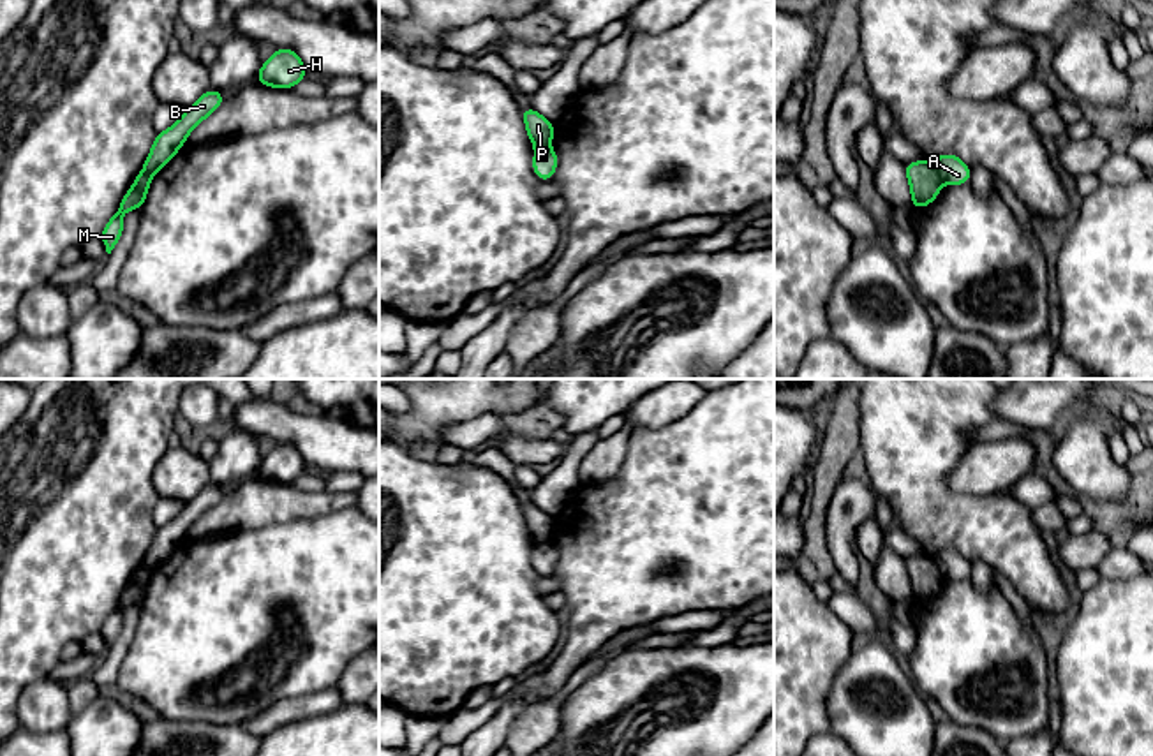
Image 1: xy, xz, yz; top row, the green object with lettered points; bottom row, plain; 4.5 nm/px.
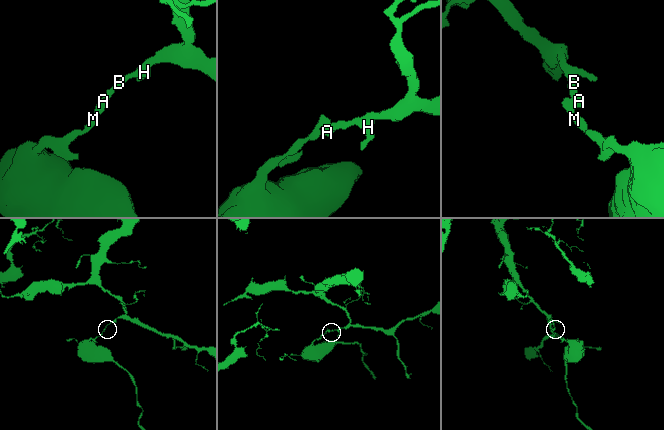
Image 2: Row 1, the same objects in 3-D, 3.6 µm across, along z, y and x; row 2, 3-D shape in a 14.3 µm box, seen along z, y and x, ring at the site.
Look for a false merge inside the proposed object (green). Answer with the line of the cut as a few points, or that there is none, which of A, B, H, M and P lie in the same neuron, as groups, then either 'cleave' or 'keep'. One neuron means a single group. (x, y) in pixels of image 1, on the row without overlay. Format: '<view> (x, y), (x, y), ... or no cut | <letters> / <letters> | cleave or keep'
yz (929, 555), (944, 577) | A B H / M P | cleave

